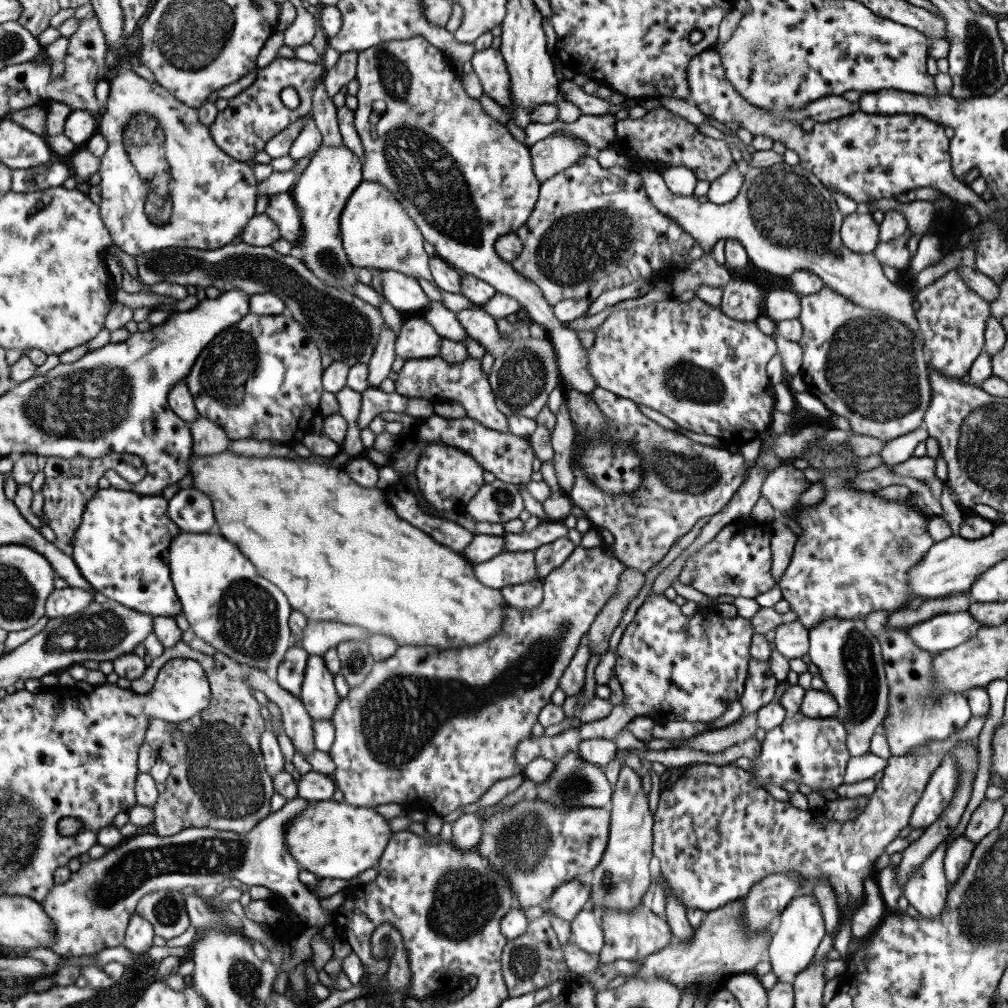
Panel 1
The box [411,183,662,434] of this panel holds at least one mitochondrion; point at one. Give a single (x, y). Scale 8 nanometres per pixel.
(577, 247)

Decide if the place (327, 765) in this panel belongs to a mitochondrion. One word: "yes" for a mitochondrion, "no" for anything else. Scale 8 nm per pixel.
no

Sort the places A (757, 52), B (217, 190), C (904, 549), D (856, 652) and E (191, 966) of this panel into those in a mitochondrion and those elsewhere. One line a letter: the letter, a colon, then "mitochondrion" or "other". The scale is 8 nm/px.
A: mitochondrion
B: other
C: mitochondrion
D: mitochondrion
E: other

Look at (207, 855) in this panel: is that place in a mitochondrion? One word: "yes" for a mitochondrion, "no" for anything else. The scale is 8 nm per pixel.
yes

